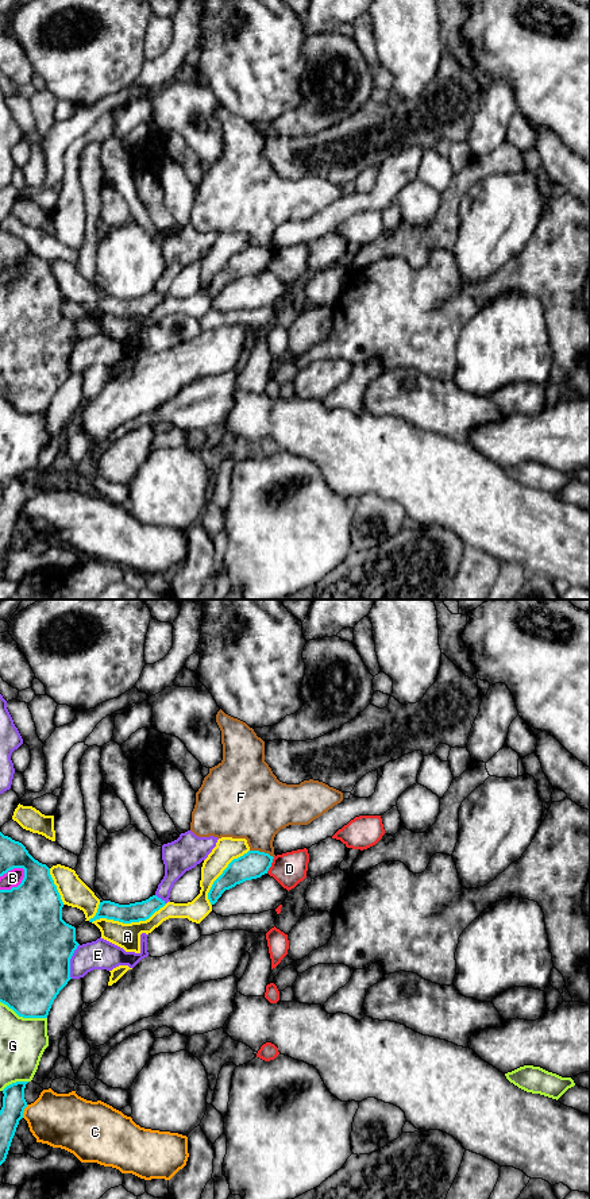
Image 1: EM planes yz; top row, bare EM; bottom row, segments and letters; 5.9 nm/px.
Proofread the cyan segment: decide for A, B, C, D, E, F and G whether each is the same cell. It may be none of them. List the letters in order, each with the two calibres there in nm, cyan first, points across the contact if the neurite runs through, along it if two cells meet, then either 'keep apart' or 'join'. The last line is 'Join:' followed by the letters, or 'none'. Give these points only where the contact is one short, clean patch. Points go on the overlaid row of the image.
A: calibres 120 and 160 nm; keep apart
B: calibres 380 and 100 nm; keep apart
C: calibres 140 and 320 nm; border yz (27, 1105), (22, 1117); keep apart
D: calibres 160 and 200 nm; border yz (274, 858), (266, 872); keep apart
E: calibres 440 and 180 nm; keep apart
F: calibres 160 and 360 nm; border yz (250, 849), (267, 852), (273, 858); keep apart
G: calibres 380 and 280 nm; keep apart
Join: none

